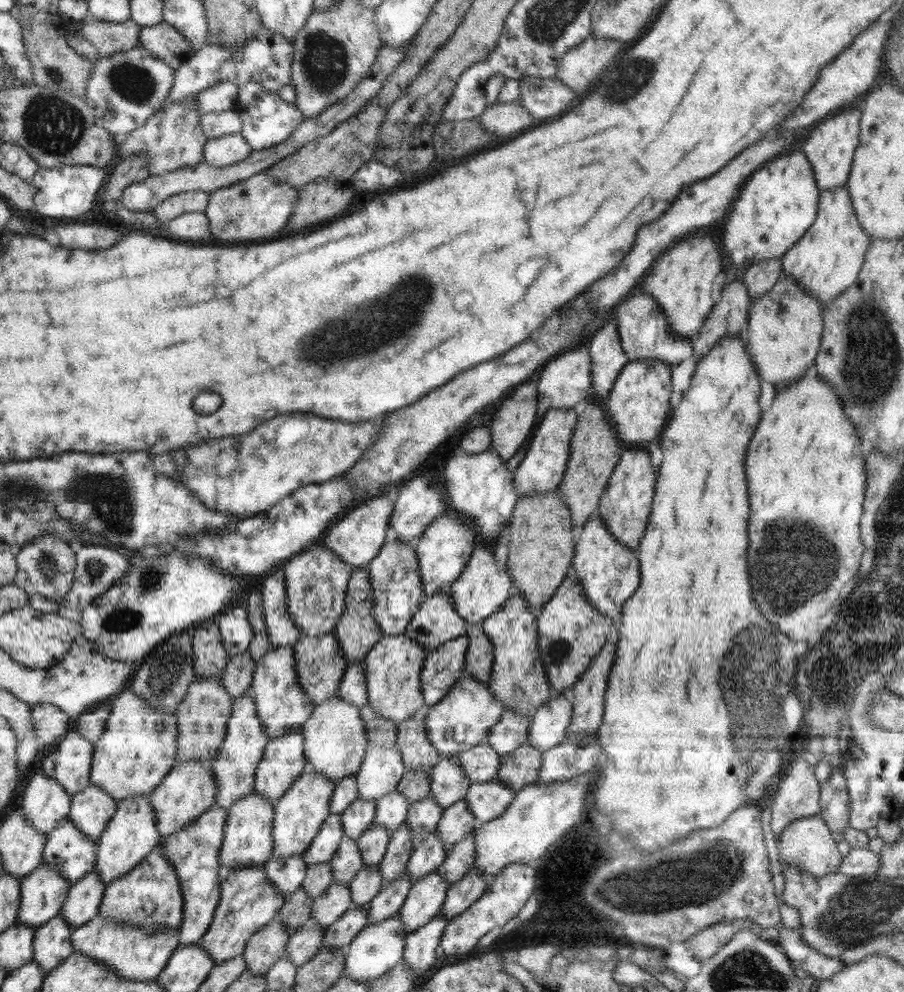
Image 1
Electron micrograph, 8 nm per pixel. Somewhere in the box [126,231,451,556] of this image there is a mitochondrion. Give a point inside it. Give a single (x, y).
(388, 319)

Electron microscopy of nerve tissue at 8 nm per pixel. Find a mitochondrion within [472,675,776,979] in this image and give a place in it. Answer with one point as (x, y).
(694, 880)

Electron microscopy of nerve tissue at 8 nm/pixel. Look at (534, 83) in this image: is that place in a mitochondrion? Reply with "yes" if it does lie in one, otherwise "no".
no

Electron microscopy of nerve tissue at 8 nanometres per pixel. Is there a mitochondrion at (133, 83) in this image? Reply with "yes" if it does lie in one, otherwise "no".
yes

